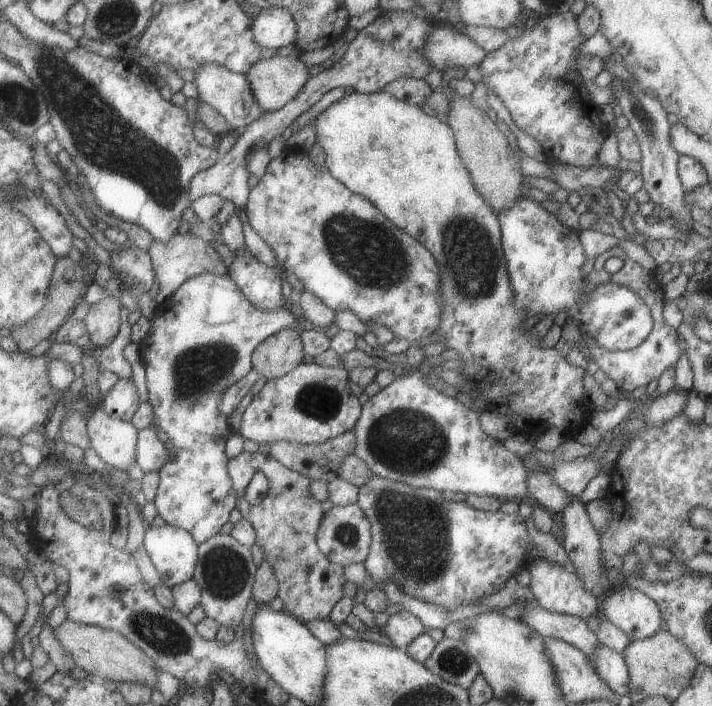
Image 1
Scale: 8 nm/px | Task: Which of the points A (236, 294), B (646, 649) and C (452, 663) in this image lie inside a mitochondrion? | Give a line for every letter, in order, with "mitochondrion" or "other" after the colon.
A: other
B: other
C: mitochondrion

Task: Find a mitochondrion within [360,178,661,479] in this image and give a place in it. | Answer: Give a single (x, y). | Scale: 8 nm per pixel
(407, 441)

